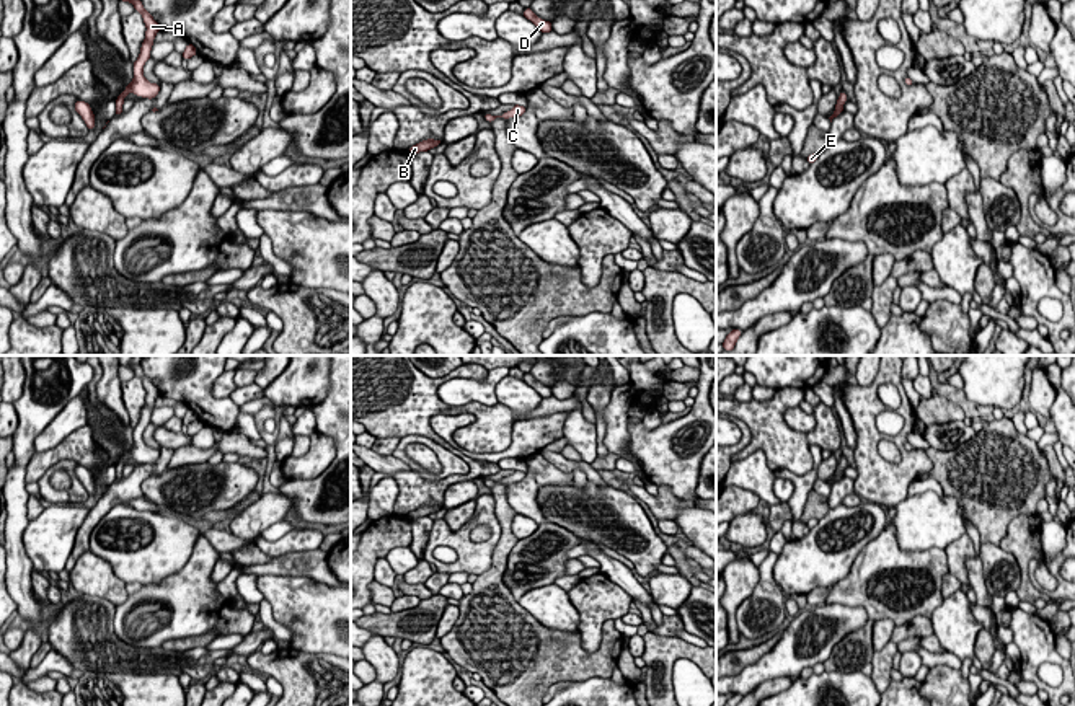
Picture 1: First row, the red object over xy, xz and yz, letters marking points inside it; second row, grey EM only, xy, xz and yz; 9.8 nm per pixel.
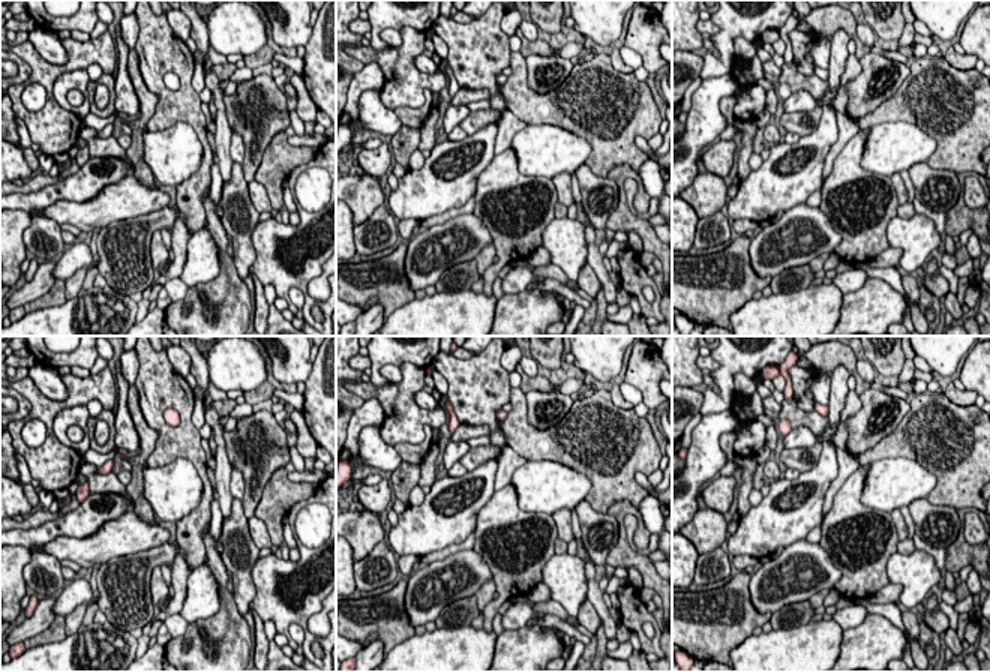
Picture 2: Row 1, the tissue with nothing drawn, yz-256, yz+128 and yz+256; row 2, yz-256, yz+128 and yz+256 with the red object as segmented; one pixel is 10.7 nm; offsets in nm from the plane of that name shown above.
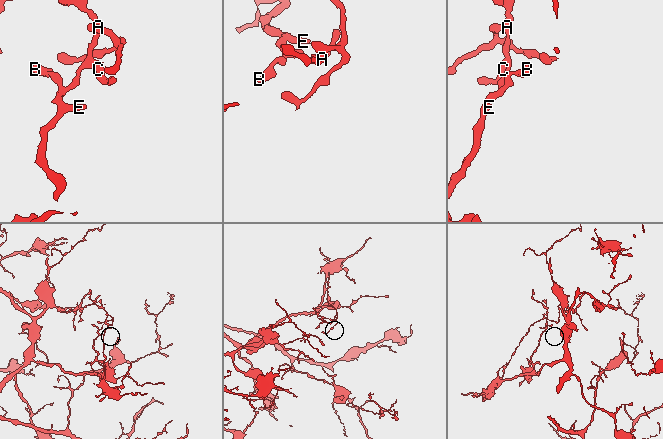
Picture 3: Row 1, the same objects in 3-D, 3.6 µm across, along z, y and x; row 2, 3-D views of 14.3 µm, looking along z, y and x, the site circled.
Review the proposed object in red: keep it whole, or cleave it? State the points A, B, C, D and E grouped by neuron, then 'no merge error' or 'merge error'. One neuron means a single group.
groups A B C D E; no merge error

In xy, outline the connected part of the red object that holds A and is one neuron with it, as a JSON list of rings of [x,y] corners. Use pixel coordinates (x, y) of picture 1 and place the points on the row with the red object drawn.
[[[122,0],[122,2],[129,2],[134,5],[134,8],[142,15],[147,31],[145,31],[145,41],[142,42],[140,47],[140,54],[134,62],[134,78],[116,99],[116,116],[122,113],[124,98],[129,93],[135,93],[137,96],[152,99],[157,98],[160,91],[160,85],[147,82],[142,73],[145,62],[150,59],[153,39],[155,34],[160,31],[160,26],[153,20],[153,16],[144,8],[140,0]]]

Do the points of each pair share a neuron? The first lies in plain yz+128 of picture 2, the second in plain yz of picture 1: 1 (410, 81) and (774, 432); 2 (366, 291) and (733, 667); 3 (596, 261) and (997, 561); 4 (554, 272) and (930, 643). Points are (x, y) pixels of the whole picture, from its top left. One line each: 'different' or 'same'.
1: same
2: same
3: different
4: same

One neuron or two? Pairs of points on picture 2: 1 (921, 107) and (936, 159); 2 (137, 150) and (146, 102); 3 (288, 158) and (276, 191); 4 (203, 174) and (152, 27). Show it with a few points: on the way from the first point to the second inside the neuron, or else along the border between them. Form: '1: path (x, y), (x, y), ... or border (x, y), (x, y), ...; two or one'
1: path (935, 120), (942, 128), (942, 146); one
2: path (137, 138), (137, 129), (144, 114); one
3: path (281, 165), (276, 170), (276, 183); one
4: path (203, 138), (185, 105), (180, 63); one

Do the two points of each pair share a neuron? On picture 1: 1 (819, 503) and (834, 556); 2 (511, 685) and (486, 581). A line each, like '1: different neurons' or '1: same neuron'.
1: different neurons
2: same neuron

